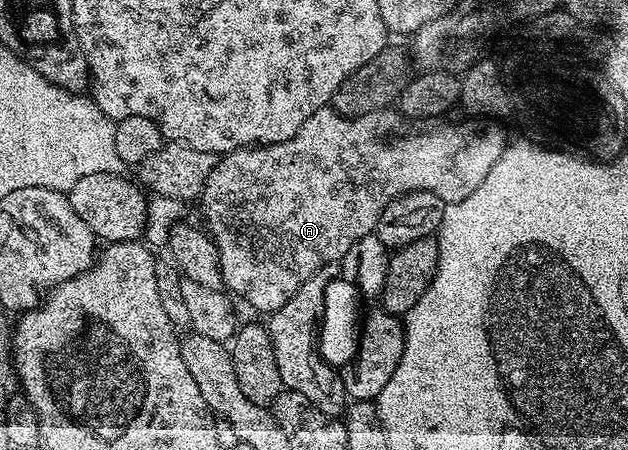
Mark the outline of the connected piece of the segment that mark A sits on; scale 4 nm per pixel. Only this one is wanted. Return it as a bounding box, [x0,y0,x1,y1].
[200,106,508,314]

